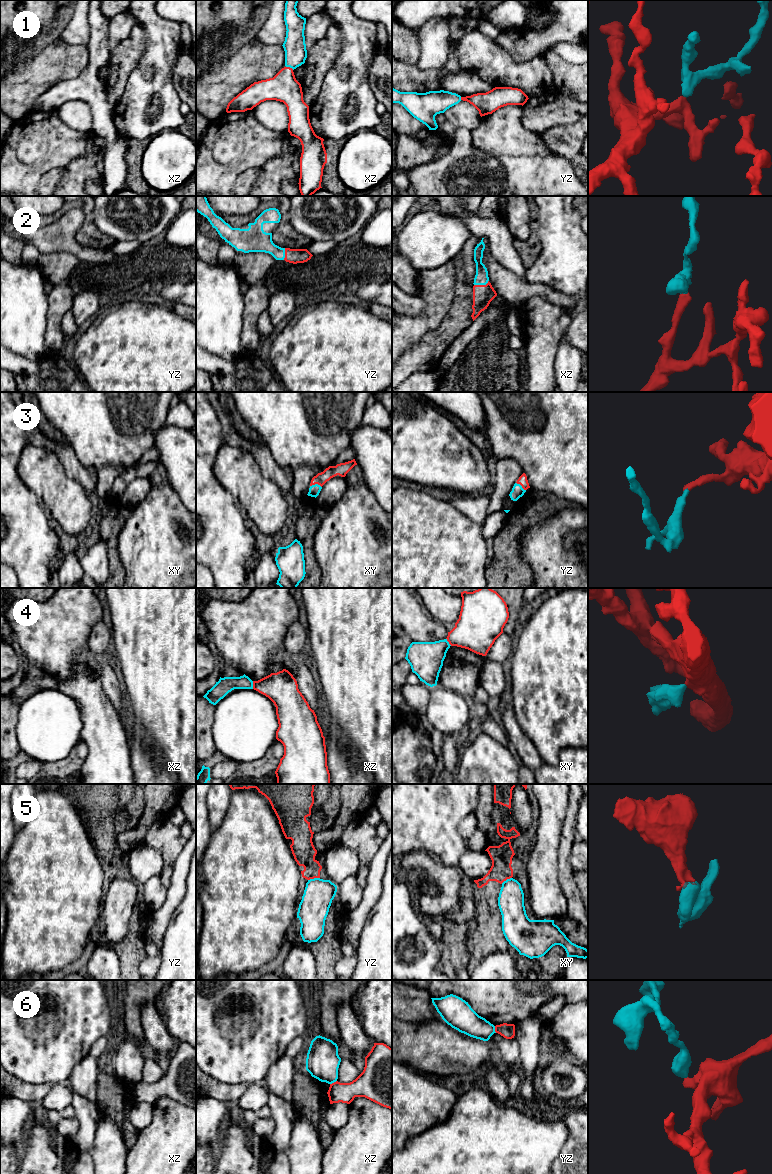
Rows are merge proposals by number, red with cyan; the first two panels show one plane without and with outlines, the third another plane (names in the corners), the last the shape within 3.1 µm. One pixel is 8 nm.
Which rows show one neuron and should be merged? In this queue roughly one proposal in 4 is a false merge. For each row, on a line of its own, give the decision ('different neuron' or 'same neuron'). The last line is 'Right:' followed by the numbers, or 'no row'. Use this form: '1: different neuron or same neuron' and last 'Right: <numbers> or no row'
1: same neuron
2: same neuron
3: same neuron
4: different neuron
5: different neuron
6: different neuron
Right: 1, 2, 3

